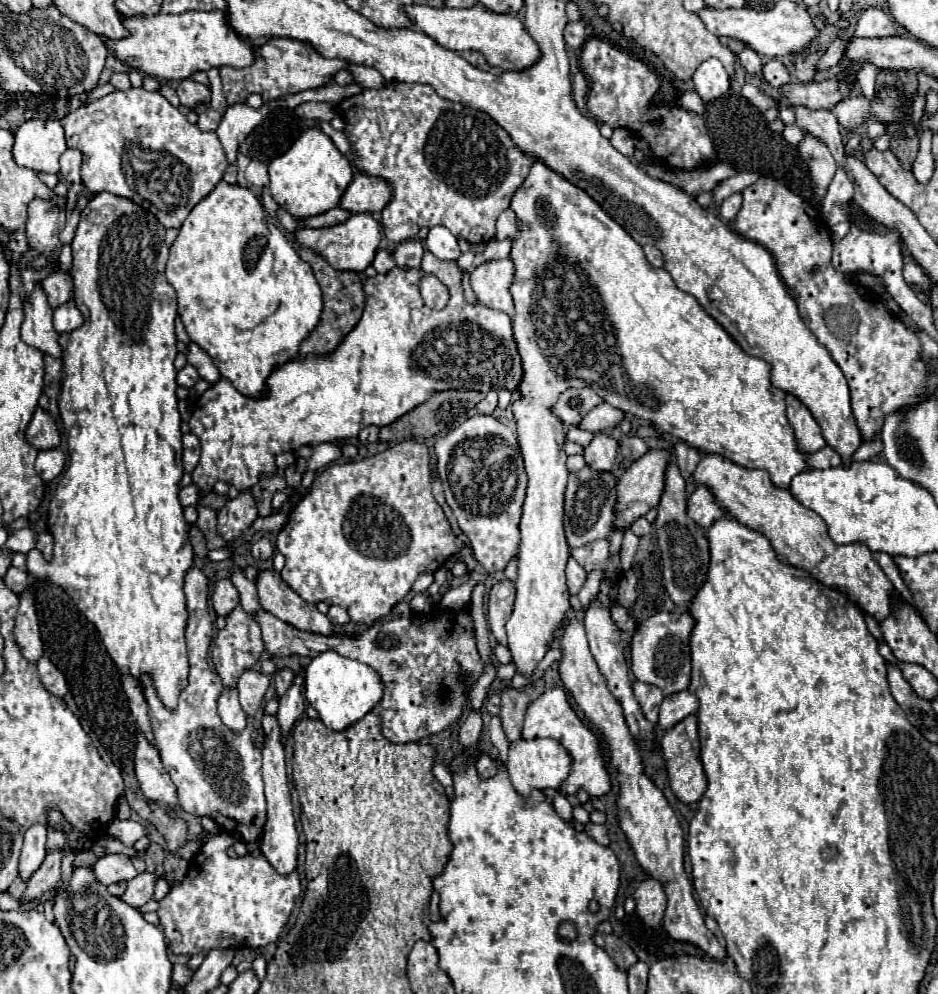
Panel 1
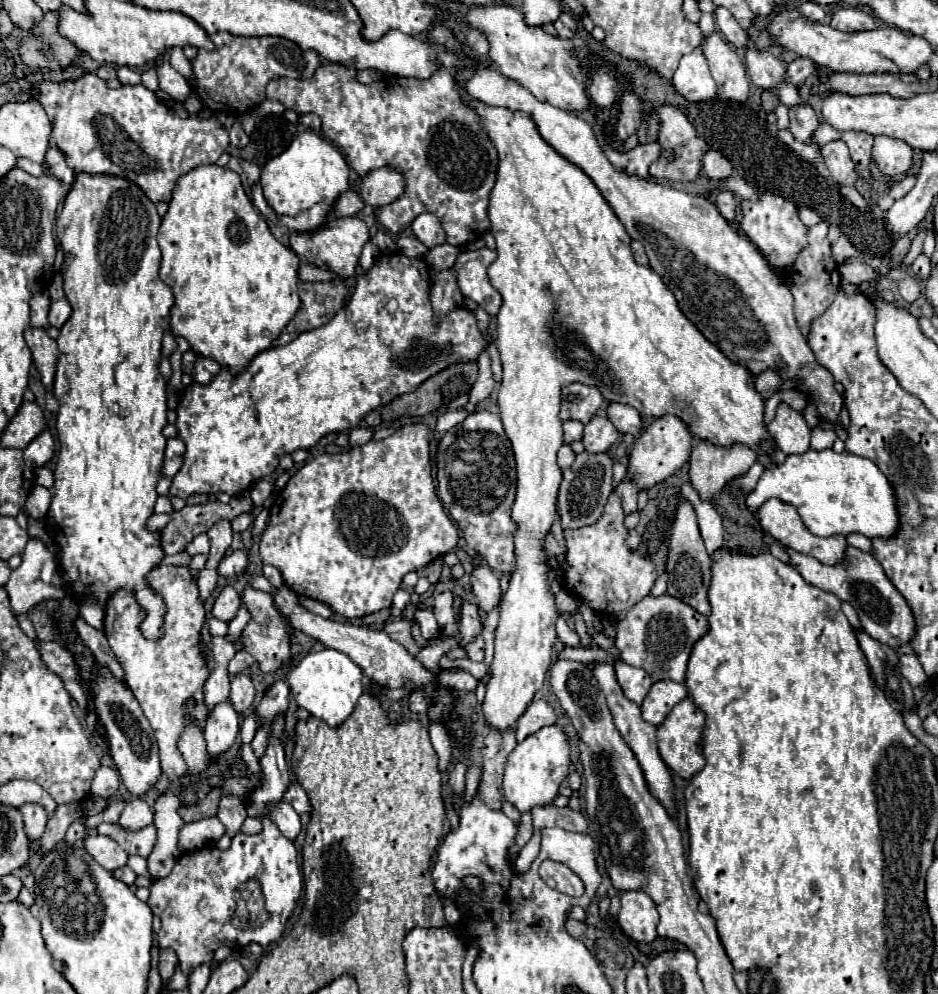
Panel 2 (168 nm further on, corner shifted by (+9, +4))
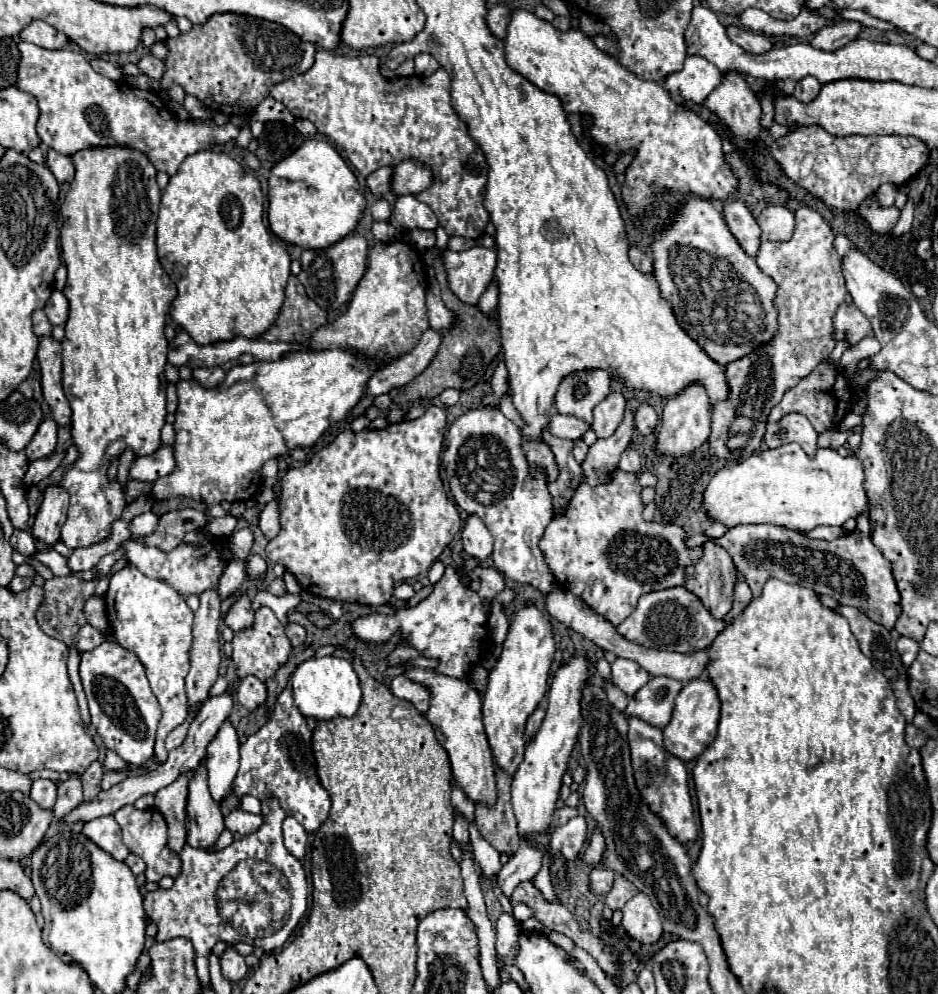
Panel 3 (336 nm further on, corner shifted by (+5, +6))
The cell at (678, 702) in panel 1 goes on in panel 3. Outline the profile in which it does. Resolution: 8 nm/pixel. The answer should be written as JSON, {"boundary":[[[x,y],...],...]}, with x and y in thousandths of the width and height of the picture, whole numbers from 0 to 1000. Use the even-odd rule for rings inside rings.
{"boundary":[[[696,681],[688,691],[683,691],[666,713],[666,719],[681,721],[698,731],[709,731],[717,717],[717,707],[728,687],[715,681]]]}

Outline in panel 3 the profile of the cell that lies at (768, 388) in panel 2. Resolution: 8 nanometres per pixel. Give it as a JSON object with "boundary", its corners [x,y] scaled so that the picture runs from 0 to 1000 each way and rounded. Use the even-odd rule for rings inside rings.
{"boundary":[[[862,208],[850,210],[848,222],[843,242],[811,244],[805,259],[809,271],[830,287],[826,301],[826,307],[830,309],[830,337],[826,339],[826,345],[809,349],[809,353],[773,369],[779,397],[775,403],[760,409],[756,456],[762,462],[779,464],[781,458],[803,458],[811,448],[818,420],[826,405],[837,397],[839,389],[848,389],[880,363],[890,349],[890,341],[886,341],[886,321],[903,297],[897,259],[888,248],[890,234],[882,222]],[[788,420],[792,420],[792,428],[784,430]]]}

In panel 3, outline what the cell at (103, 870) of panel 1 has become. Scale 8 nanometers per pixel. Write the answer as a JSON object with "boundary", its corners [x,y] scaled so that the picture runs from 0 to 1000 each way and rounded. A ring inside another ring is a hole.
{"boundary":[[[118,820],[93,826],[88,830],[88,840],[125,866],[133,866],[138,860],[138,854],[133,852],[131,844],[129,844],[127,830],[123,828],[123,824]]]}

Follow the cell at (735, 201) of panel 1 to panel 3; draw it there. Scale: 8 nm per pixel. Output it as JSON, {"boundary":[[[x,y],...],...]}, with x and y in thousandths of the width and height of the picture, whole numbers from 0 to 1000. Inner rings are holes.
{"boundary":[[[775,200],[771,208],[771,216],[788,246],[801,259],[805,259],[811,242],[809,242],[809,226],[805,224],[805,218],[801,216],[801,212],[788,200]]]}

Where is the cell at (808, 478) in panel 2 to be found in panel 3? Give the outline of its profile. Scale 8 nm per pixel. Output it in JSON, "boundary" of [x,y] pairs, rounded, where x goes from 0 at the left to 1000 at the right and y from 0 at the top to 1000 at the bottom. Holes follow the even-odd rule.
{"boundary":[[[839,446],[828,452],[809,454],[777,472],[769,472],[764,478],[760,478],[758,486],[754,488],[749,506],[754,518],[773,526],[775,530],[784,530],[788,526],[824,526],[837,528],[841,532],[865,534],[873,528],[897,530],[903,522],[926,518],[929,504],[924,500],[920,486],[922,486],[920,464],[914,462],[912,458],[897,460],[890,452],[871,452],[871,458],[862,460],[850,446]]]}

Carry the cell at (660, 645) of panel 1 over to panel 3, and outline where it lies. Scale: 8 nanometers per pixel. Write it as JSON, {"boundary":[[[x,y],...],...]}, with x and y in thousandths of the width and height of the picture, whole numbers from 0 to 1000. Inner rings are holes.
{"boundary":[[[728,591],[694,595],[681,603],[679,613],[658,631],[660,639],[668,645],[692,651],[692,653],[707,653],[720,657],[741,657],[752,655],[758,651],[762,639],[773,631],[771,625],[758,621],[758,617],[745,607],[741,599],[737,599]]]}

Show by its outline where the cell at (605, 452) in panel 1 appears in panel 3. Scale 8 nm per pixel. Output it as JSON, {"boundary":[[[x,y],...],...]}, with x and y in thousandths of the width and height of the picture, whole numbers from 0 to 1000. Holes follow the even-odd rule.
{"boundary":[[[649,395],[647,401],[643,401],[632,411],[630,432],[636,436],[639,442],[647,442],[662,428],[664,415],[666,415],[666,401],[664,401],[664,397],[662,395]]]}

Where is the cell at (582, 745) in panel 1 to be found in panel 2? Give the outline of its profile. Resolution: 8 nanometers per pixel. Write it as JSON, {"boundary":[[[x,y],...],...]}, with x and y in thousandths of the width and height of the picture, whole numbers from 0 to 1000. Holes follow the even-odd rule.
{"boundary":[[[568,703],[568,707],[562,711],[562,715],[551,725],[551,733],[549,733],[551,745],[558,745],[568,735],[575,735],[577,731],[587,729],[587,727],[592,727],[590,711],[579,703]]]}

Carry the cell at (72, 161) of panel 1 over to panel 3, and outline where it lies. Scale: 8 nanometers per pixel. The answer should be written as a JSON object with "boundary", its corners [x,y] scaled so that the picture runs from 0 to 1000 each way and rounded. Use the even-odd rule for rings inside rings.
{"boundary":[[[52,150],[48,166],[50,166],[52,172],[61,178],[63,184],[65,184],[65,182],[71,182],[71,184],[74,184],[74,182],[78,180],[78,176],[80,176],[80,166],[78,166],[76,158],[63,156],[63,154],[57,152],[57,150]]]}

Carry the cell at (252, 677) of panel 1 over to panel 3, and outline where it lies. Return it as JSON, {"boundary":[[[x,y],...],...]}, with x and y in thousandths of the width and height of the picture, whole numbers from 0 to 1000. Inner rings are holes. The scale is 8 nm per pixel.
{"boundary":[[[263,679],[259,683],[255,683],[253,689],[253,705],[263,711],[265,715],[272,715],[278,707],[283,707],[285,703],[285,693],[283,687],[276,685],[272,679]]]}

